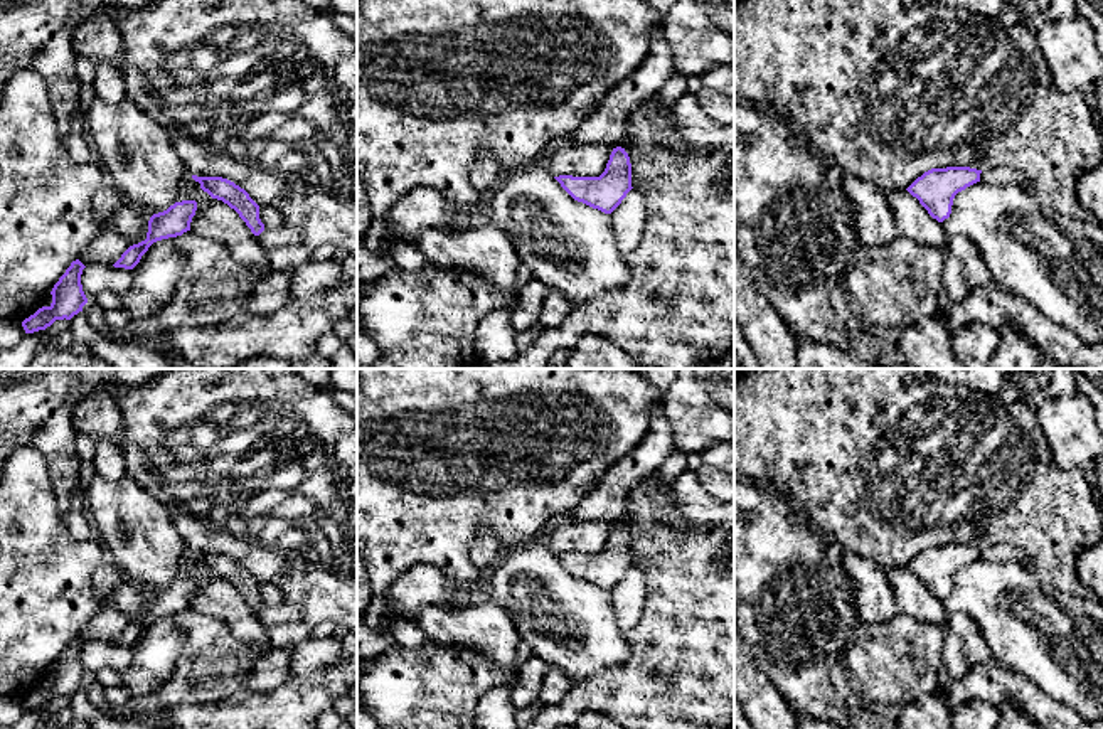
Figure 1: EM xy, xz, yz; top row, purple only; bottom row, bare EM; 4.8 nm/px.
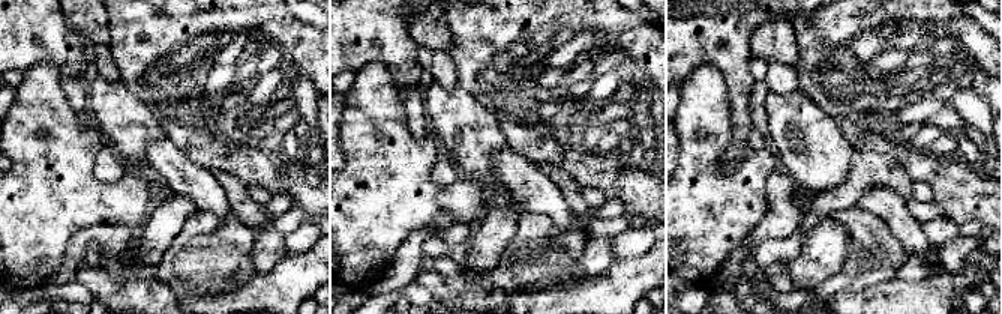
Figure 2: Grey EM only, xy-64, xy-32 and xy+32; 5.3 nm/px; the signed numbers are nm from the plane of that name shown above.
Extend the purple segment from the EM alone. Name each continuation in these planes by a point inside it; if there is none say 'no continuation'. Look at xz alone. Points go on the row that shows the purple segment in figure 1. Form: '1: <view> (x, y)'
no continuation

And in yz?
no continuation

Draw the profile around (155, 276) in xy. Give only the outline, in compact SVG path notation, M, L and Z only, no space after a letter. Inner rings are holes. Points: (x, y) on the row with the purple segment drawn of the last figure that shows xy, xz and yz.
M173 237L153 242L131 269L133 283L121 295L121 308L133 323L150 322L173 296L185 269L185 254Z

